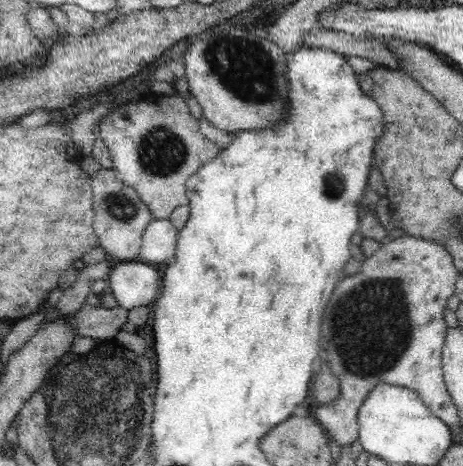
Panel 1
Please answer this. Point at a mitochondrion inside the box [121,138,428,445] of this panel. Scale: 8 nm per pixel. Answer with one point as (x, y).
(370, 321)

